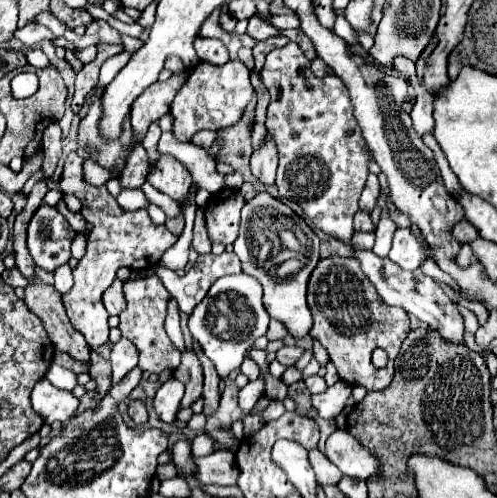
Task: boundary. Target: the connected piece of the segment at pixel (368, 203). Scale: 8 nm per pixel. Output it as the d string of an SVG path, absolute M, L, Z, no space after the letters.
M369 173L367 183L365 183L365 189L363 189L363 195L359 199L359 209L371 213L375 209L377 197L379 197L379 181L377 181L377 175Z

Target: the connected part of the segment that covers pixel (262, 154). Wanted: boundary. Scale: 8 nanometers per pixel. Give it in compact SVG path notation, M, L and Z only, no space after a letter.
M267 133L259 149L251 155L251 171L253 175L265 183L273 185L275 183L275 171L277 171L277 147L273 137Z

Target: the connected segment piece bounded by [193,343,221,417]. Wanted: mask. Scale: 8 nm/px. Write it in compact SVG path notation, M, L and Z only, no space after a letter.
M193 343L193 347L197 349L197 355L201 359L203 371L205 371L205 387L203 387L203 399L205 399L205 407L203 407L203 415L205 417L213 417L219 409L219 401L221 401L221 393L219 393L219 375L213 367L213 363L209 363L209 359L205 359L205 355L201 355L201 349L197 347L197 343Z

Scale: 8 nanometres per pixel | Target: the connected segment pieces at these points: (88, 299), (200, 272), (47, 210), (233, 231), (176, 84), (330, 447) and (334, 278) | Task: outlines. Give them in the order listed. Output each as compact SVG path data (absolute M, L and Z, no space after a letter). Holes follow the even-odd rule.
M77 153L67 155L61 175L61 191L73 193L75 197L81 199L81 215L91 225L91 231L87 235L87 253L73 269L75 285L71 287L69 293L63 295L63 305L67 309L67 317L71 319L73 327L85 337L85 341L89 345L99 347L109 339L109 325L107 325L109 313L101 303L101 295L113 283L117 269L119 267L147 269L157 265L161 255L177 241L177 235L173 235L165 225L153 223L145 209L139 211L121 209L105 185L91 187L89 183L85 183L81 175L81 163L83 157L79 157Z
M225 251L223 255L199 255L195 267L191 267L183 277L159 265L157 277L163 281L165 289L177 299L179 309L183 313L189 313L207 295L209 287L219 279L219 275L233 275L241 271L243 269L237 255Z
M41 205L27 229L27 249L35 265L55 271L59 265L69 261L69 247L75 231L67 219L49 205Z
M221 189L213 193L205 207L205 221L209 229L209 239L213 243L231 245L237 239L239 213L245 199L237 189Z
M179 73L179 75L169 77L167 81L157 81L157 83L149 85L133 101L133 105L131 105L131 125L133 125L139 139L145 137L145 131L147 131L149 123L161 119L169 111L175 93L179 91L181 83L185 83L185 75L187 73Z
M335 429L329 435L329 439L325 441L325 455L339 467L343 475L349 477L369 479L381 473L381 467L373 459L373 455L365 447L361 447L361 443L347 429Z
M337 255L317 263L309 279L307 303L313 315L313 327L309 333L321 341L329 353L329 359L337 367L339 377L351 385L363 385L367 391L385 389L393 379L393 359L409 333L407 313L401 311L401 307L381 303L377 289L373 283L369 283L357 259ZM375 347L383 347L389 355L389 365L385 369L377 369L371 363L371 353Z

